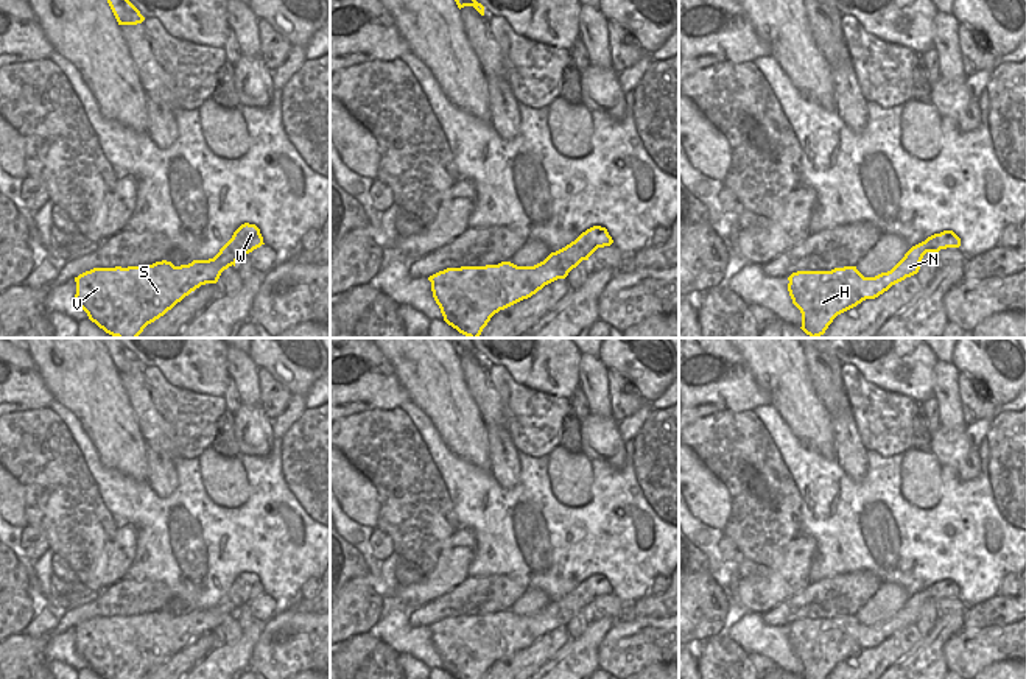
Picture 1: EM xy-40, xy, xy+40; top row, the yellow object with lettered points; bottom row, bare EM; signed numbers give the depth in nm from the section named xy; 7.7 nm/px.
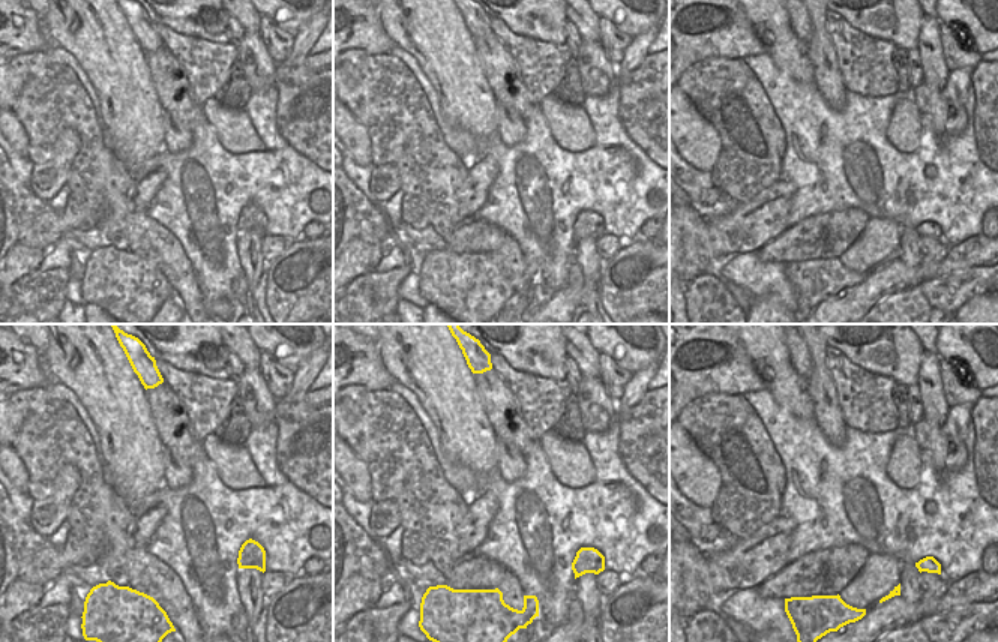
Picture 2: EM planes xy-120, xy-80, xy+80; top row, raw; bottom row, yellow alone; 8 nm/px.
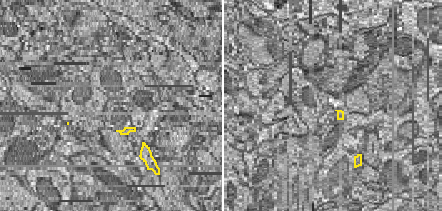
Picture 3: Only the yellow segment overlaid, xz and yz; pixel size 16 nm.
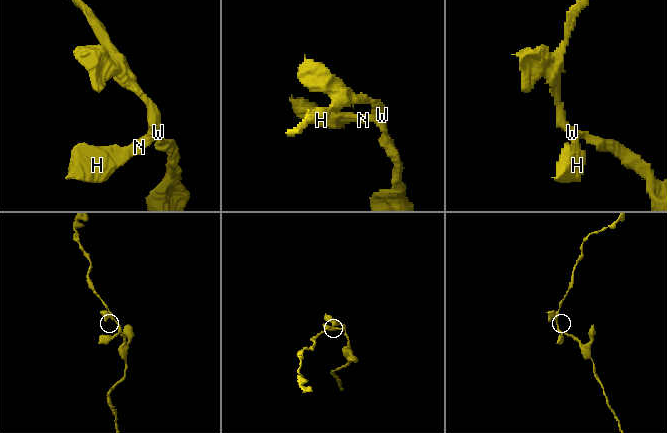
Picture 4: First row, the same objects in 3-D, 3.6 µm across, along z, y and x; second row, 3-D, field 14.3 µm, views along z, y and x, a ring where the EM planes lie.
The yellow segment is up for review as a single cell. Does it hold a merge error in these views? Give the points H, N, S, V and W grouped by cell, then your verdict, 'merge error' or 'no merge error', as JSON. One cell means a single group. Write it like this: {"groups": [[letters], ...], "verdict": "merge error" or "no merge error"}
{"groups": [["H", "N", "S", "V", "W"]], "verdict": "no merge error"}

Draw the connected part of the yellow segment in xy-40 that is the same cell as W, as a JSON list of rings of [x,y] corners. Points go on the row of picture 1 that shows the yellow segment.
[[[244,223],[220,252],[209,260],[193,260],[181,266],[162,260],[153,265],[93,268],[86,271],[75,277],[75,299],[89,319],[106,333],[117,338],[137,338],[148,324],[163,316],[191,291],[206,283],[216,283],[224,269],[235,266],[241,255],[252,252],[262,245],[265,243],[260,229],[255,224]]]

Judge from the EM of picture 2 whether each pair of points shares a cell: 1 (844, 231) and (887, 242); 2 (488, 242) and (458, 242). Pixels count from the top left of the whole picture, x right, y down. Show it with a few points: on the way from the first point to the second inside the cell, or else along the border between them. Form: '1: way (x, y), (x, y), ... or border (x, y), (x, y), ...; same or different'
1: border (871, 218), (862, 233), (838, 257); different
2: way (480, 242), (465, 242); same

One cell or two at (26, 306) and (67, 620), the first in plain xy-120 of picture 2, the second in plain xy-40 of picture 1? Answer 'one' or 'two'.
one

